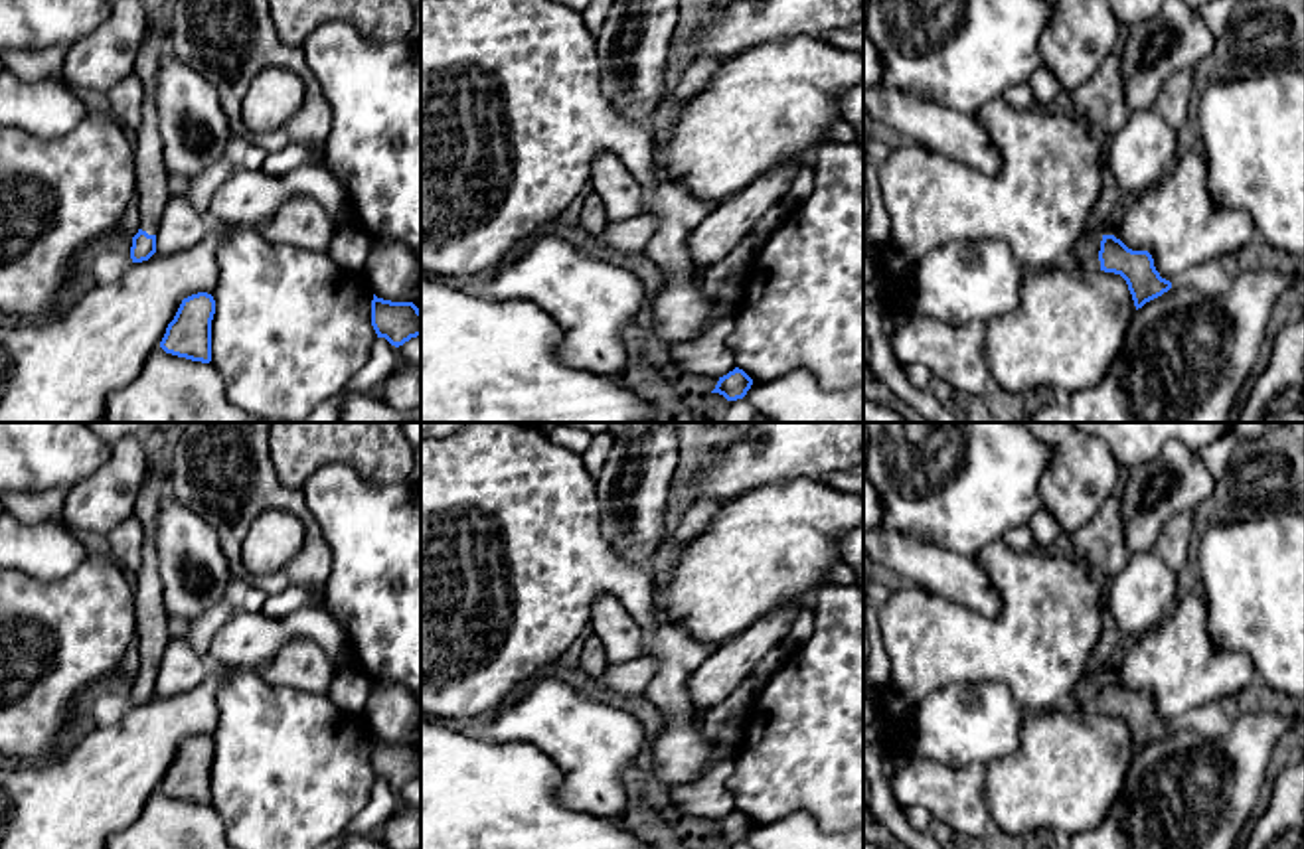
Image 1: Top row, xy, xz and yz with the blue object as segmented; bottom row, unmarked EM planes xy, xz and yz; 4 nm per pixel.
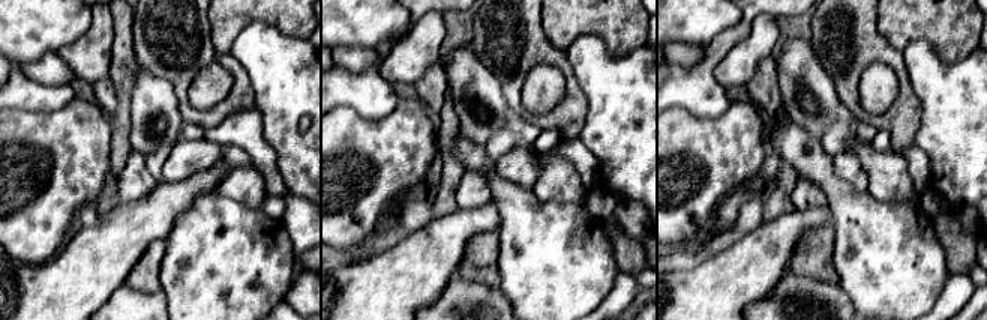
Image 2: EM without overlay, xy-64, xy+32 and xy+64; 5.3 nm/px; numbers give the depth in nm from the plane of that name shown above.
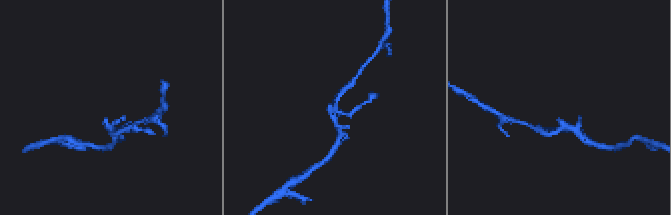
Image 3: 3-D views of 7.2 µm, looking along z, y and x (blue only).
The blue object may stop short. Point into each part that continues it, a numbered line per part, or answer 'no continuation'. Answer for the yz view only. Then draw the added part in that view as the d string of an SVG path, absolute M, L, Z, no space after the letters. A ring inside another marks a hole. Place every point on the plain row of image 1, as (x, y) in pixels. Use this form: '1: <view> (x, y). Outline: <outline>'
no continuation

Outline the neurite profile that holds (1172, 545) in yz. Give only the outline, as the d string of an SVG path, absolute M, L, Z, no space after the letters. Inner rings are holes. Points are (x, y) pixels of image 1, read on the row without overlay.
M1180 511L1164 525L1152 547L1164 565L1176 575L1187 563L1191 535L1193 515L1189 511Z

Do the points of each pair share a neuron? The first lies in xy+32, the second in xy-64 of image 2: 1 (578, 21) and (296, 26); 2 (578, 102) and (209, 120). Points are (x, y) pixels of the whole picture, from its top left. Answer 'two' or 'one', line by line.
1: one
2: one

